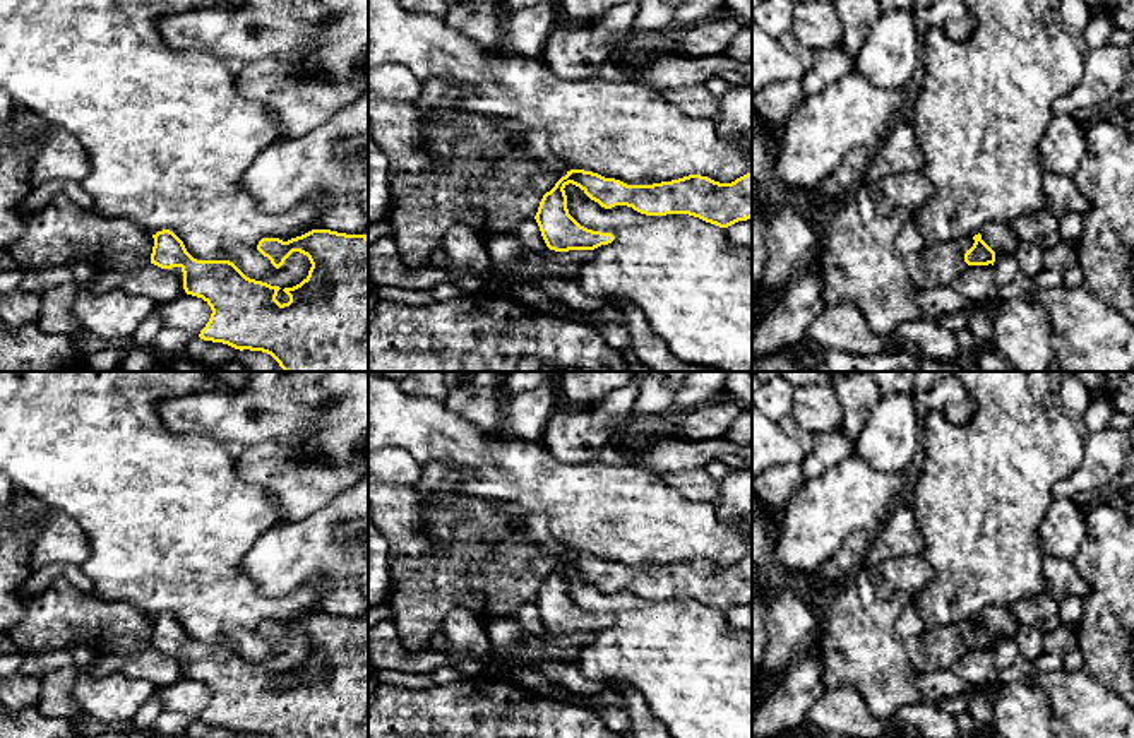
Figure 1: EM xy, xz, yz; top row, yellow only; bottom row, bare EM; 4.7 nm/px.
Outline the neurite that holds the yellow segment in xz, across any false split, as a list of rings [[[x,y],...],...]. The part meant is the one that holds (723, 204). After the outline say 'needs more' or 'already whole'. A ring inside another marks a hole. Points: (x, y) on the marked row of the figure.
[[[570,170],[546,192],[534,216],[550,250],[594,250],[615,240],[612,233],[581,226],[567,209],[565,187],[579,187],[605,209],[627,205],[646,216],[689,214],[719,228],[752,217],[752,171],[731,183],[689,175],[653,185],[627,185],[593,171]]]; already whole

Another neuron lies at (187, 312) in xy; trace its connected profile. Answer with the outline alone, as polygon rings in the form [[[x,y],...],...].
[[[187,293],[166,305],[158,305],[156,310],[161,315],[164,327],[182,329],[194,336],[200,334],[212,313],[207,301]]]

